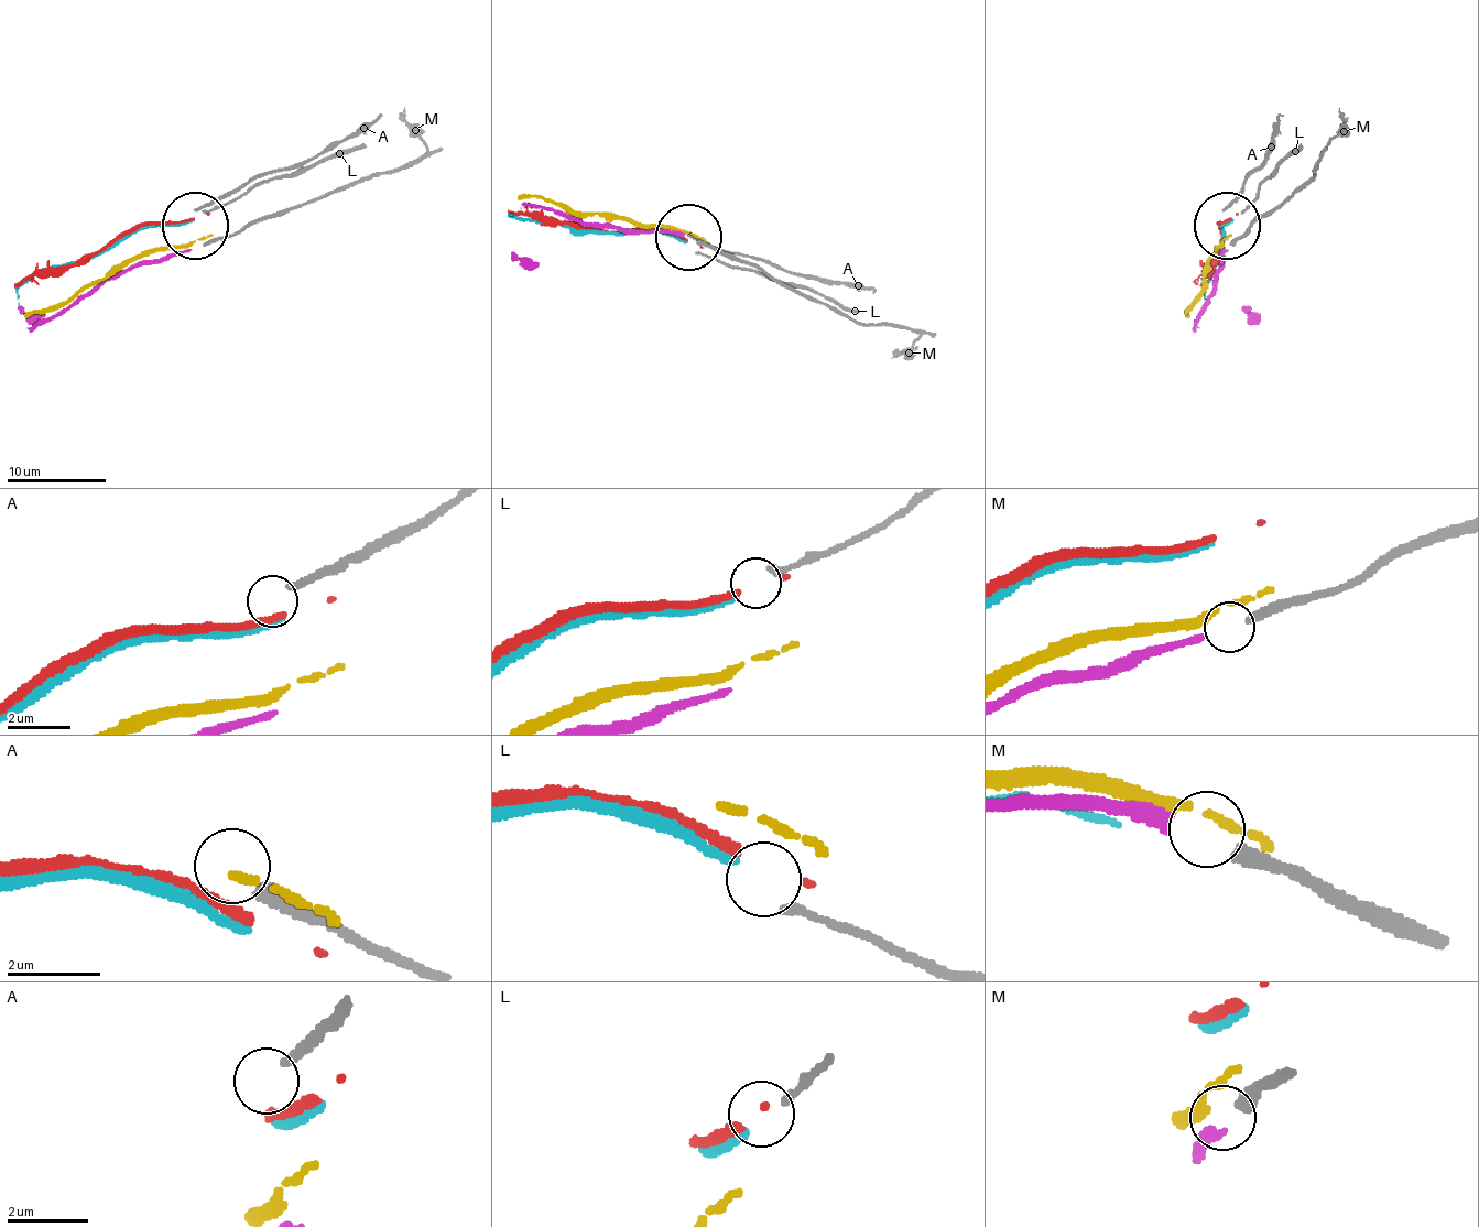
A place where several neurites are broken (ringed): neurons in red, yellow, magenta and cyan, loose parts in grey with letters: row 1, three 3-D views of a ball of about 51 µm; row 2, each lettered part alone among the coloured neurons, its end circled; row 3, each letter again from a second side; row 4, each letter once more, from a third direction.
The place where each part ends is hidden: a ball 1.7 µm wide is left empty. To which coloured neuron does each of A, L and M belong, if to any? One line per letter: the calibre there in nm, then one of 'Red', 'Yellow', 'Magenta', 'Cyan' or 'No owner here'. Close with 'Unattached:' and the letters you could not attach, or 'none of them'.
A: Thickness 240 nm. No owner here
L: Thickness 180 nm. No owner here
M: Thickness 300 nm. Magenta
Unattached: A, L

